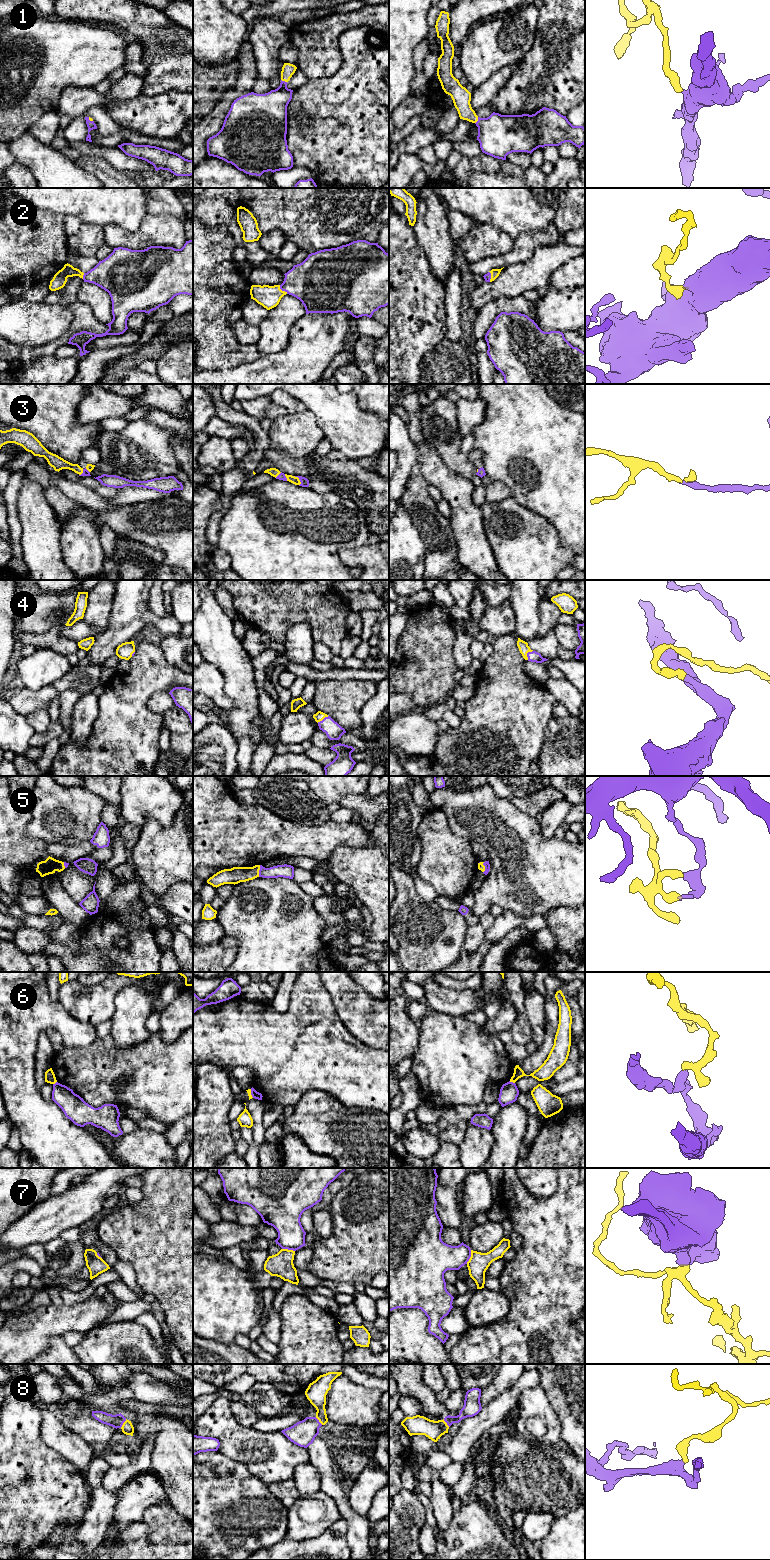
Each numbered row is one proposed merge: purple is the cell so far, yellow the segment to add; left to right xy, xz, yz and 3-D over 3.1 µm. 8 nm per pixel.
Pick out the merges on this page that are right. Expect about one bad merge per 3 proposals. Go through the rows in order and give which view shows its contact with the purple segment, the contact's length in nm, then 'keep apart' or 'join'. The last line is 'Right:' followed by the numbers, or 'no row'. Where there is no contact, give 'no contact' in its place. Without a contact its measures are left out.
1: contact in yz; length 60 nm; join
2: contact in xz; length 100 nm; join
3: contact in xz; length 90 nm; join
4: contact in yz; length 90 nm; join
5: contact in xz; length 100 nm; join
6: contact in yz; length 50 nm; keep apart
7: contact in yz; length 120 nm; keep apart
8: contact in xy; length 90 nm; join
Right: 1, 2, 3, 4, 5, 8

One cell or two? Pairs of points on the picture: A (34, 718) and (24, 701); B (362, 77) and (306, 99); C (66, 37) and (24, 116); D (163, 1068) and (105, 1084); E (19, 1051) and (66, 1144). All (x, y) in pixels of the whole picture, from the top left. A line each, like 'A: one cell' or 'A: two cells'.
A: two cells
B: one cell
C: one cell
D: one cell
E: one cell

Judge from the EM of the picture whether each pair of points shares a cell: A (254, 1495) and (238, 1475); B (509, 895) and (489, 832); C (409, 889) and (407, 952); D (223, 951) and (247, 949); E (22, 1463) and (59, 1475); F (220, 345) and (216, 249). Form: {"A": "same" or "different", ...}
{"A": "same", "B": "same", "C": "same", "D": "different", "E": "same", "F": "same"}

